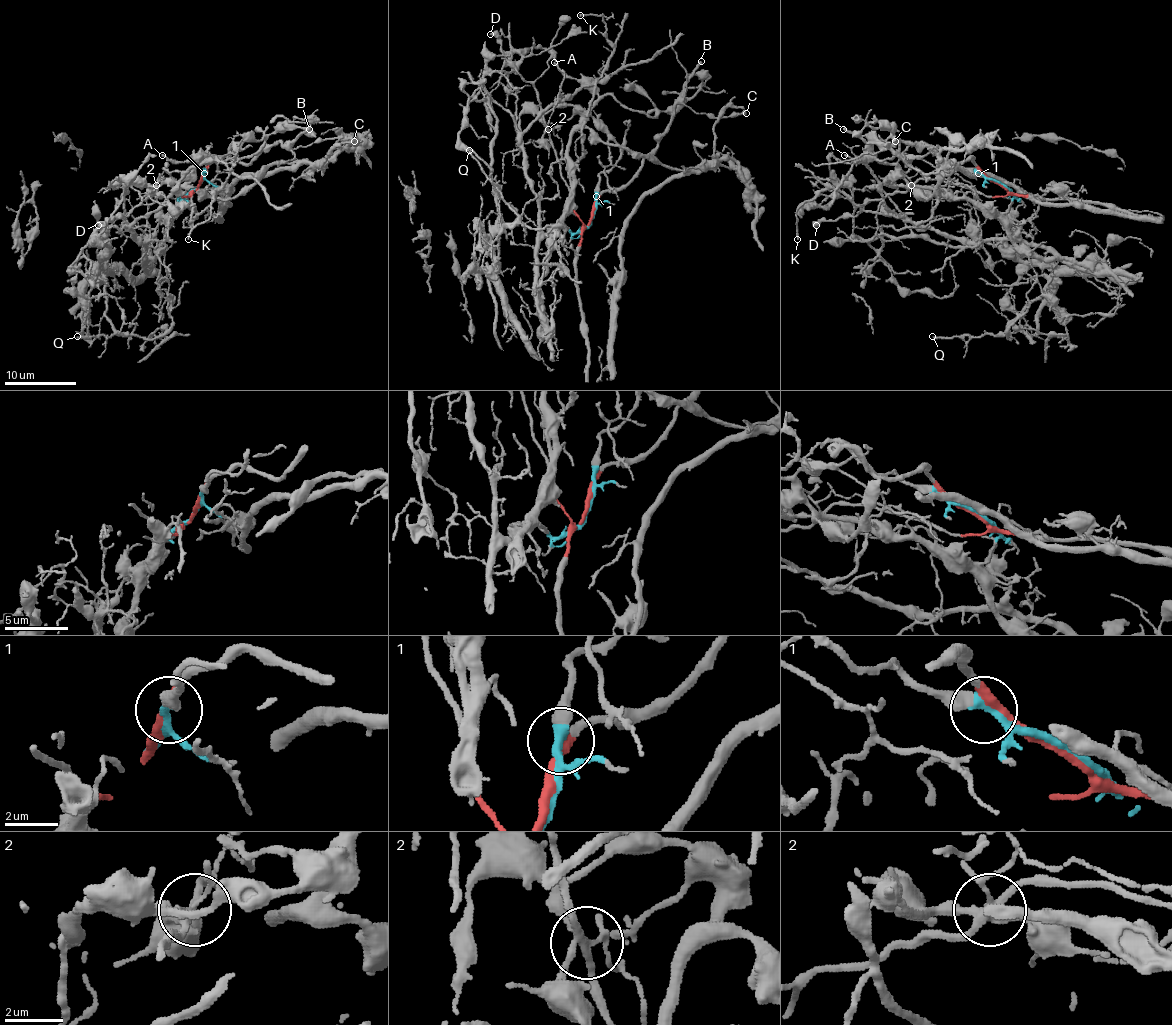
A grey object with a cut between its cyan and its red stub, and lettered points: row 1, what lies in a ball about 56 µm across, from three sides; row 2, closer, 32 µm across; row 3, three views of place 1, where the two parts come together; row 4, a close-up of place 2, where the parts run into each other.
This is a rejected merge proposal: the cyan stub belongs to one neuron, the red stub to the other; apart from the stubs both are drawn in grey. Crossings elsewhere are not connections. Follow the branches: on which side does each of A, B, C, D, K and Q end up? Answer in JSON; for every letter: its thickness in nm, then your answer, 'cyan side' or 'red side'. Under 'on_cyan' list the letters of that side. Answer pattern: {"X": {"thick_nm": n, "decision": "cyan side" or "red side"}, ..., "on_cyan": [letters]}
{"A": {"thick_nm": 200, "decision": "cyan side"}, "B": {"thick_nm": 280, "decision": "red side"}, "C": {"thick_nm": 360, "decision": "red side"}, "D": {"thick_nm": 480, "decision": "red side"}, "K": {"thick_nm": 200, "decision": "cyan side"}, "Q": {"thick_nm": 220, "decision": "cyan side"}, "on_cyan": ["A", "K", "Q"]}

